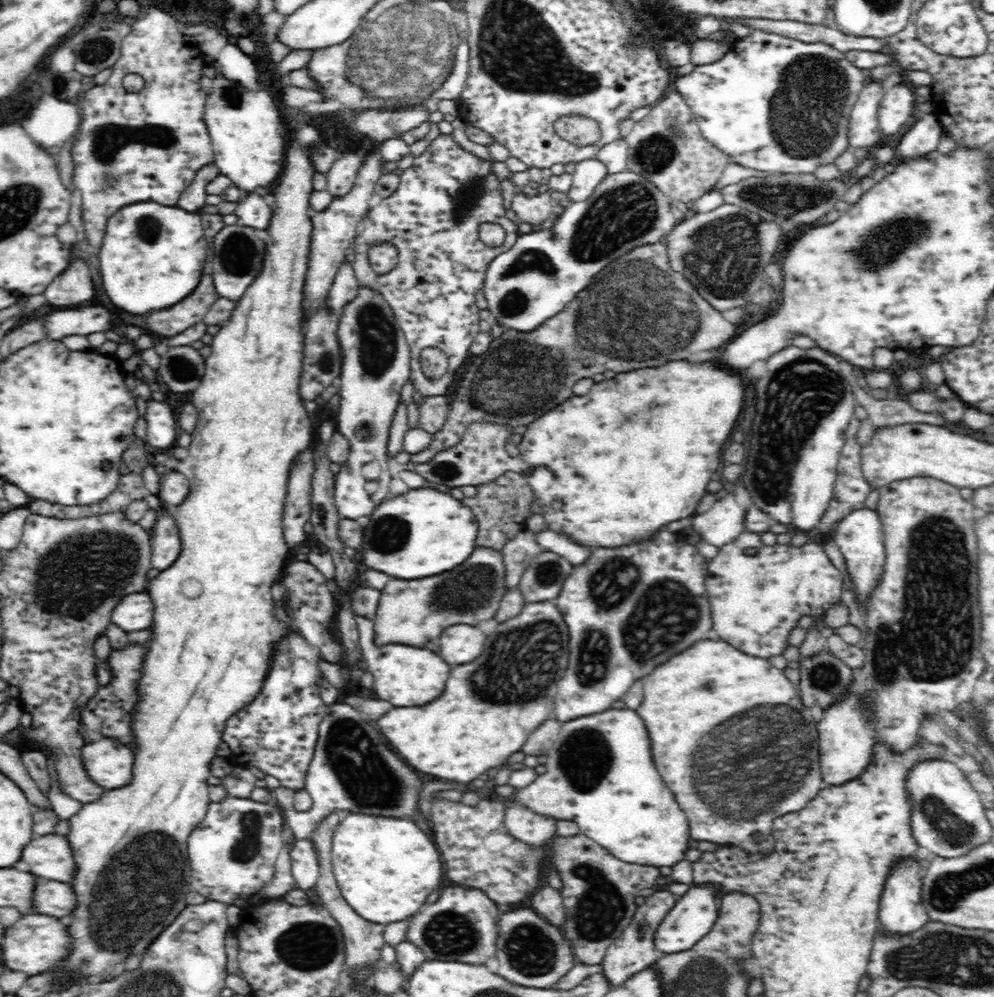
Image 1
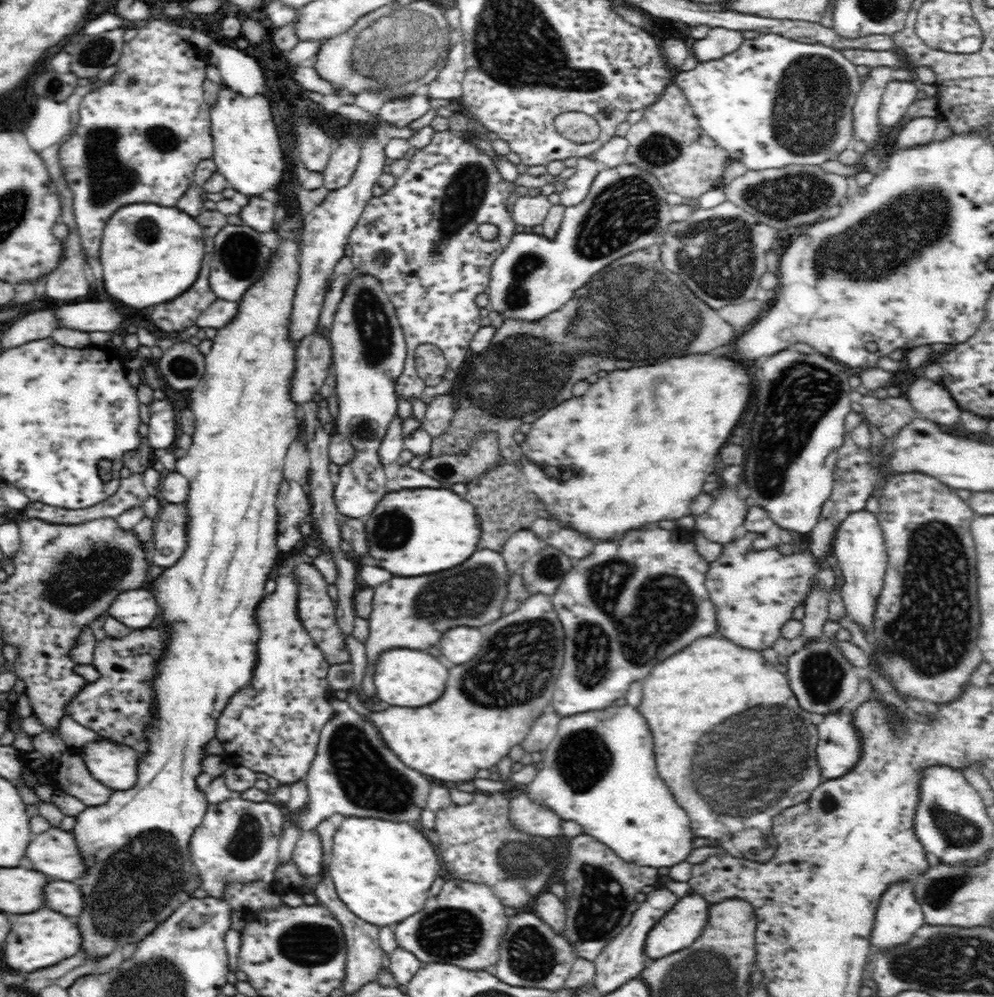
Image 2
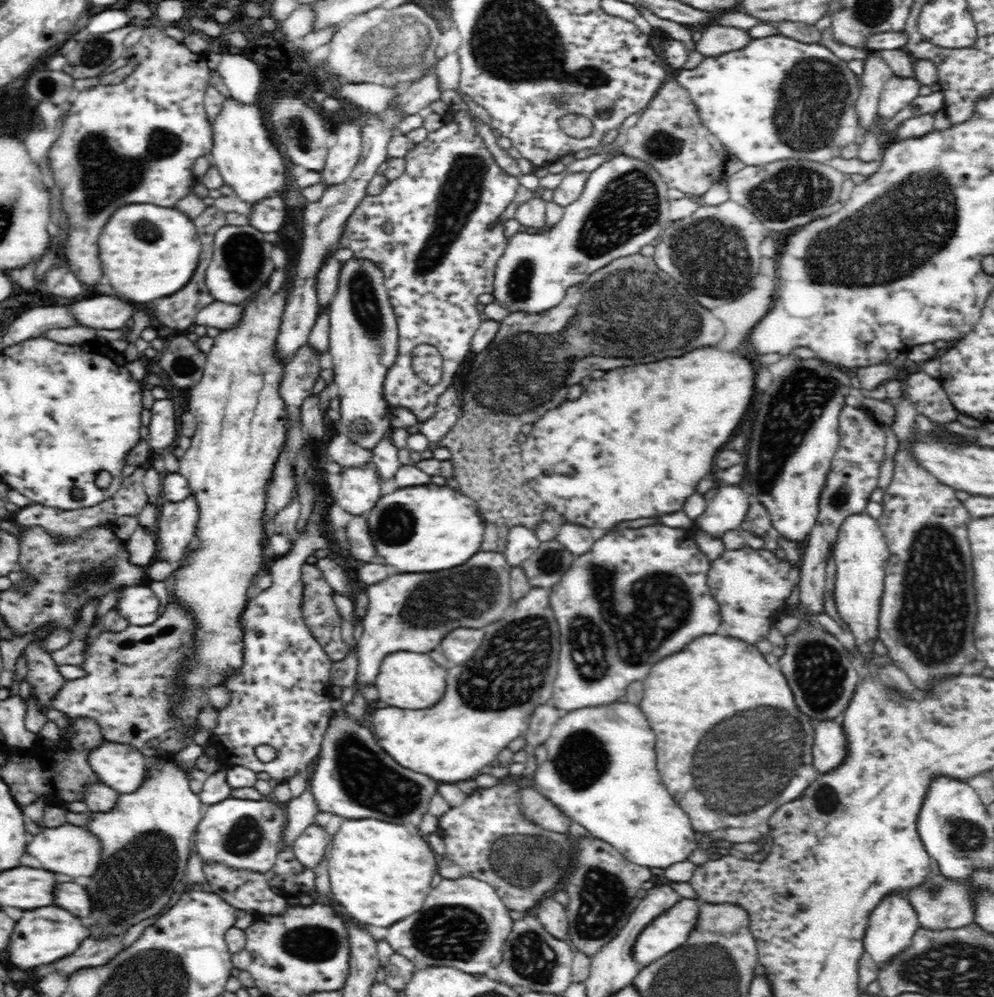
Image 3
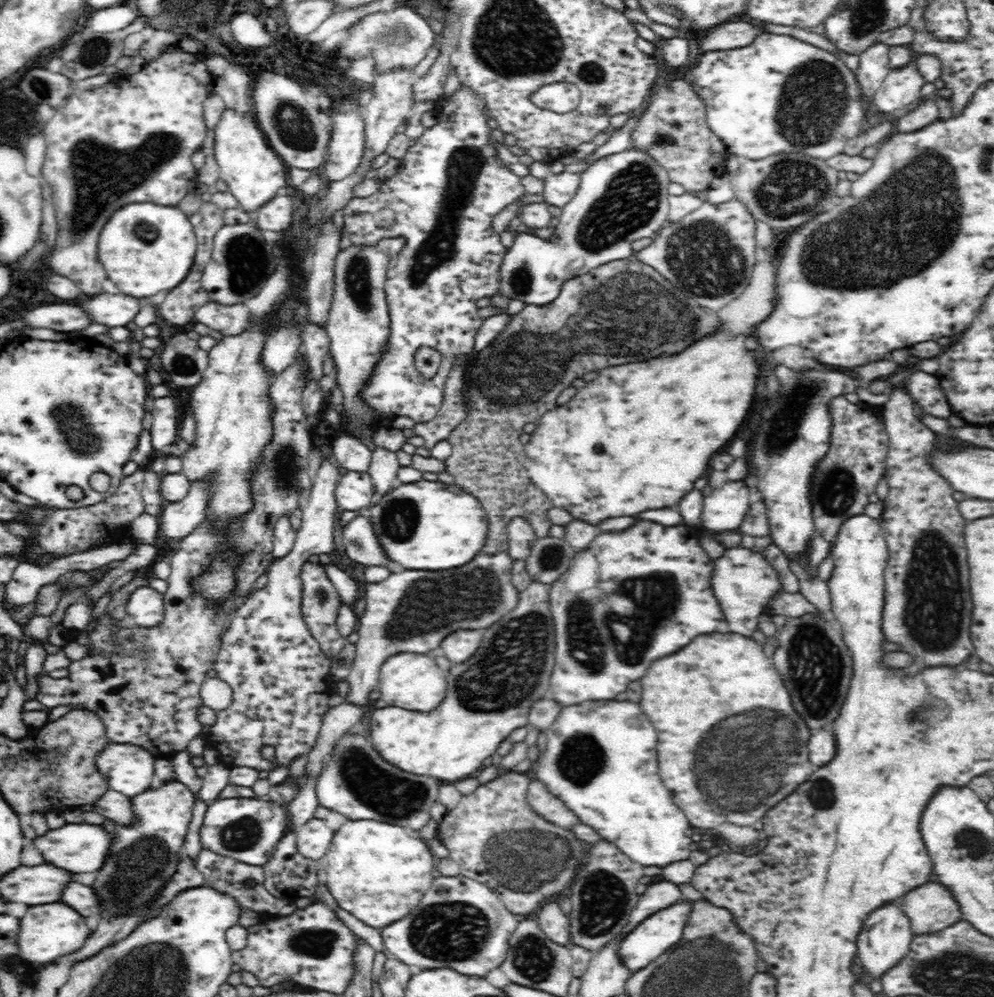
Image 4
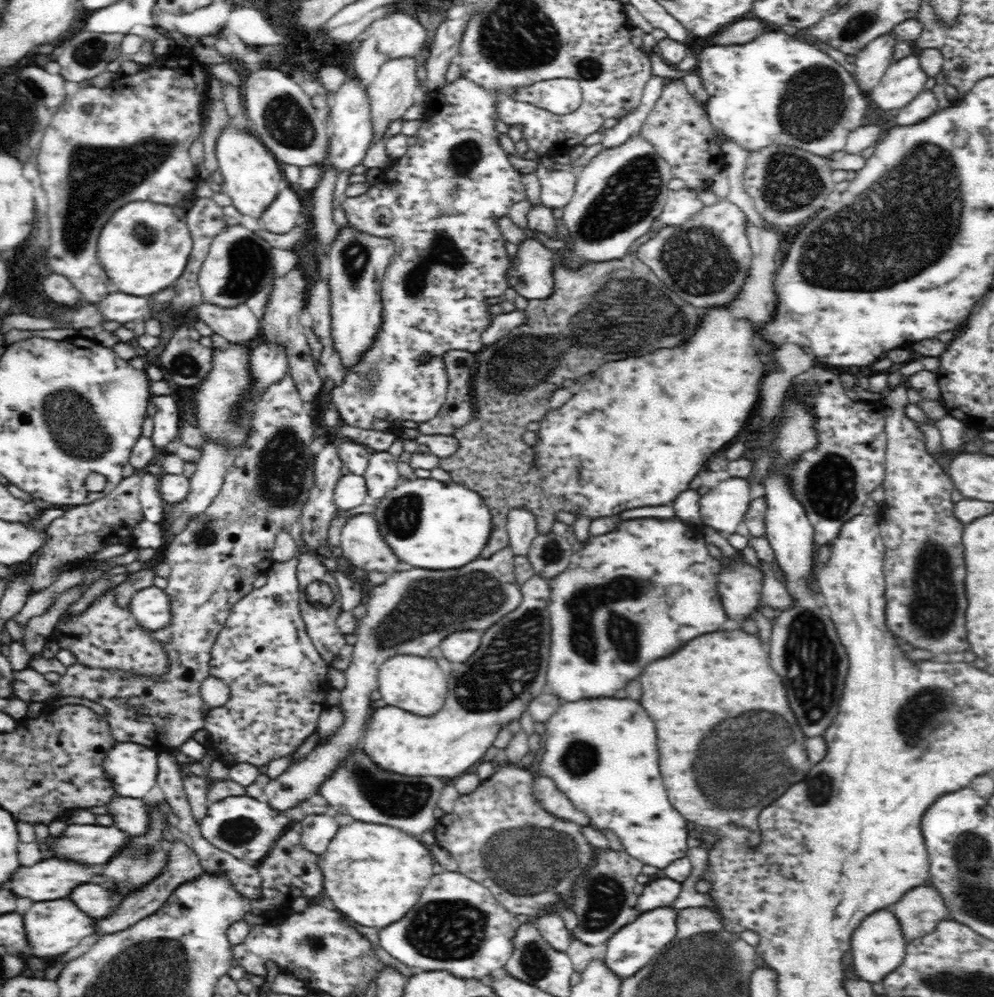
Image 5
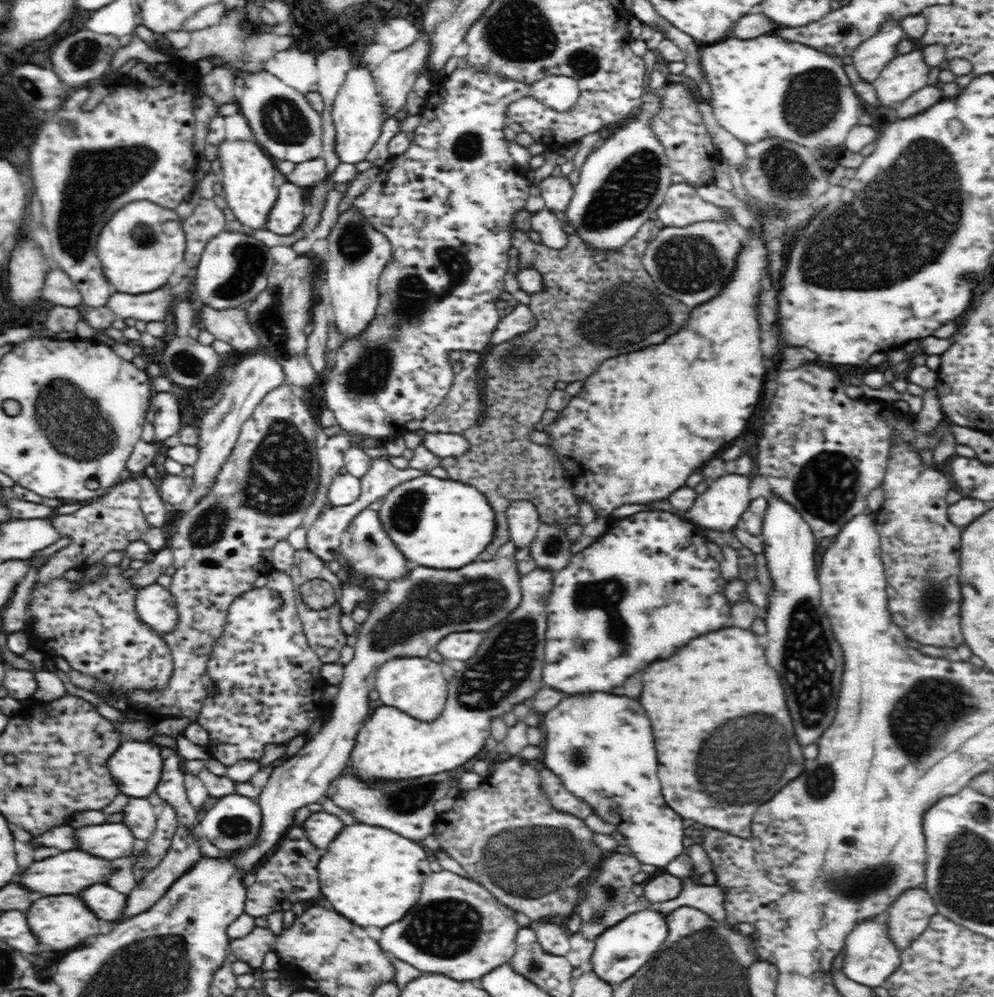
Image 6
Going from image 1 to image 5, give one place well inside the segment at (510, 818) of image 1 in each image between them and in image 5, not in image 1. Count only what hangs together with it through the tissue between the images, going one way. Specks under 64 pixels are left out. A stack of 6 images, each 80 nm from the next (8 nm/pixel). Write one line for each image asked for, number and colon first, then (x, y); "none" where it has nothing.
2: (533, 820)
3: (544, 813)
4: (548, 807)
5: (554, 802)

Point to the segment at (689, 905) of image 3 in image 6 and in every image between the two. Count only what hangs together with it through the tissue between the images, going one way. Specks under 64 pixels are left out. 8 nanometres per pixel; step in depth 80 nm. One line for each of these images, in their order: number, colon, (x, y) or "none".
4: (652, 937)
5: (636, 943)
6: (621, 950)

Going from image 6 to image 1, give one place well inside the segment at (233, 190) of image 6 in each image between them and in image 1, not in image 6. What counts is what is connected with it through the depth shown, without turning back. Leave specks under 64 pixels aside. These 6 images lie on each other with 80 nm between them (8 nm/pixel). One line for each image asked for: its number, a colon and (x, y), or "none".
1: (243, 126)
2: (246, 149)
3: (248, 161)
4: (254, 174)
5: (252, 178)

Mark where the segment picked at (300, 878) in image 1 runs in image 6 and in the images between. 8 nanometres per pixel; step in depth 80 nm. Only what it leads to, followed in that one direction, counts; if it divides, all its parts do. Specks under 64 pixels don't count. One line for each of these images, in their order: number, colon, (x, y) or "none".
2: (307, 855)
3: (309, 847)
4: (314, 837)
5: (317, 830)
6: (322, 827)

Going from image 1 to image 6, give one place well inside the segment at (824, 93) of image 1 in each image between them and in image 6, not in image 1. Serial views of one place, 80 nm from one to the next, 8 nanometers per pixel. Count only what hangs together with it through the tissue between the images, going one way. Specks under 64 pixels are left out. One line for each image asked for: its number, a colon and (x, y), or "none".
2: (773, 102)
3: (776, 98)
4: (779, 94)
5: (775, 88)
6: (766, 86)

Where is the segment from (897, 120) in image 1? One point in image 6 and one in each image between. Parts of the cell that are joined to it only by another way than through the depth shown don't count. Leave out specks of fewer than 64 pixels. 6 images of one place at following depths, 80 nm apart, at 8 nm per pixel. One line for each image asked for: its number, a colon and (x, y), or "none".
2: (898, 95)
3: (898, 92)
4: (901, 87)
5: (903, 79)
6: (905, 74)

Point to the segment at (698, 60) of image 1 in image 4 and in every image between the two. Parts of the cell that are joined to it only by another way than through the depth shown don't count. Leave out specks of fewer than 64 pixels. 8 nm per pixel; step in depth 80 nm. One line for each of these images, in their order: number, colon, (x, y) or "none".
2: (719, 41)
3: (716, 40)
4: (736, 33)

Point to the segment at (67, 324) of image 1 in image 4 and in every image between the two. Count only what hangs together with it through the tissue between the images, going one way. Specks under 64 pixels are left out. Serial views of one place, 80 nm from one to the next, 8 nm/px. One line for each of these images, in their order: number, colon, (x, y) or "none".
2: (88, 316)
3: (106, 312)
4: (113, 310)

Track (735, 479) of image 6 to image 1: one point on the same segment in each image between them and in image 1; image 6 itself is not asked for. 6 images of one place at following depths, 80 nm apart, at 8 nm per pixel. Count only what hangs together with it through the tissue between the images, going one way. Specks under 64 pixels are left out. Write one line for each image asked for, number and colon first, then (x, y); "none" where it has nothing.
1: (724, 521)
2: (728, 511)
3: (727, 510)
4: (724, 510)
5: (723, 508)

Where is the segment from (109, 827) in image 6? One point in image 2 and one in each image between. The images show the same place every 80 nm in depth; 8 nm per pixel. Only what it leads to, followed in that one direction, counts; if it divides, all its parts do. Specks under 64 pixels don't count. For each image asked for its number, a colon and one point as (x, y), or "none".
2: (52, 852)
3: (69, 849)
4: (82, 847)
5: (93, 844)

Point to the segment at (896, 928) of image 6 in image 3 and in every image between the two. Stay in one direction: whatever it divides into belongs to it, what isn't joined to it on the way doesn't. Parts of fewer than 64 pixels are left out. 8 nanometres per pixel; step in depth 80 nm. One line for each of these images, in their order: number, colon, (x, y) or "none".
3: (939, 903)
4: (930, 907)
5: (919, 911)

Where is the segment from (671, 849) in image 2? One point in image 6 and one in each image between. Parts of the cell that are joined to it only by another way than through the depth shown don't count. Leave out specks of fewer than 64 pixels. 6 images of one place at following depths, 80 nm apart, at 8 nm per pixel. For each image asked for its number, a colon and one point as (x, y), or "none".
3: (627, 806)
4: (628, 805)
5: (601, 754)
6: (601, 746)

